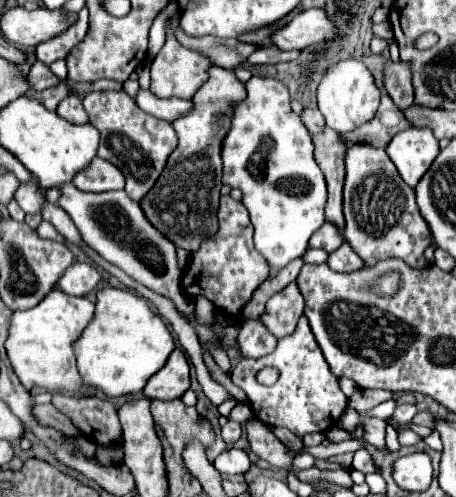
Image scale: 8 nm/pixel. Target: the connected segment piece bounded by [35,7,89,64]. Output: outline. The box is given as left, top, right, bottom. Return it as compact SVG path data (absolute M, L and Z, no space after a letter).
M83 7L83 10L79 12L77 24L71 26L67 32L59 34L59 36L43 42L43 44L39 44L35 48L35 58L39 62L43 62L43 64L51 64L51 62L55 62L59 58L65 58L71 52L71 48L75 48L79 44L79 40L85 38L85 34L87 34L87 22L89 22L87 8Z

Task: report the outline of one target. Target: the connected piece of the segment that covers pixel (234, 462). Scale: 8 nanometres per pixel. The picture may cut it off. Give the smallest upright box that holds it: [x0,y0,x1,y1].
[215,448,251,474]

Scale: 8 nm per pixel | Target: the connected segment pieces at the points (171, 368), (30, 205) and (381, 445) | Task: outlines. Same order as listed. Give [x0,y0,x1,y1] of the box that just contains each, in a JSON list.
[[143,348,189,400],[15,180,47,214],[364,418,387,450]]

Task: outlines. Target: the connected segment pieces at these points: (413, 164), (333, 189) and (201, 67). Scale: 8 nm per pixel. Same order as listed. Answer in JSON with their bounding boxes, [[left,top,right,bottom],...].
[[387,128,439,188],[313,126,347,228],[149,36,207,98]]

